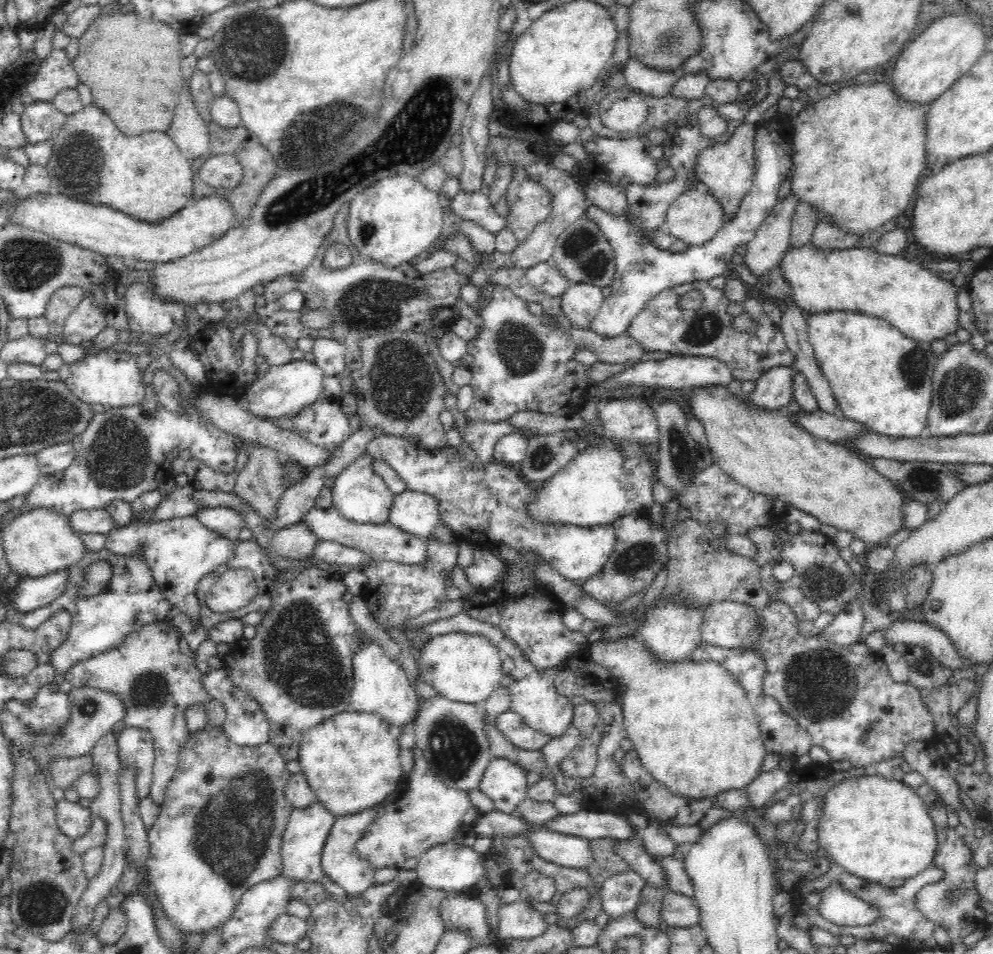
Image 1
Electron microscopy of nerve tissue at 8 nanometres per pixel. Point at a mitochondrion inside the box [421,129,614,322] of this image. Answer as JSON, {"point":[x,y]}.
{"point":[580,248]}

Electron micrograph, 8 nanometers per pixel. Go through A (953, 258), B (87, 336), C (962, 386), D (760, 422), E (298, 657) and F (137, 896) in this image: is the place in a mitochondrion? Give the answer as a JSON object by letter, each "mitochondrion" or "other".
{"A":"other","B":"other","C":"mitochondrion","D":"other","E":"mitochondrion","F":"other"}

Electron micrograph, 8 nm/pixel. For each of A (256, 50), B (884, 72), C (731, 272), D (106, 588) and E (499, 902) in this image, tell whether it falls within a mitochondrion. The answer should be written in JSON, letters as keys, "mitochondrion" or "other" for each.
{"A":"mitochondrion","B":"other","C":"other","D":"other","E":"other"}

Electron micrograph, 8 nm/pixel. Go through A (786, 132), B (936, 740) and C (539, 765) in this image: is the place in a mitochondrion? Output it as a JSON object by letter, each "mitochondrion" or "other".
{"A":"other","B":"other","C":"other"}

